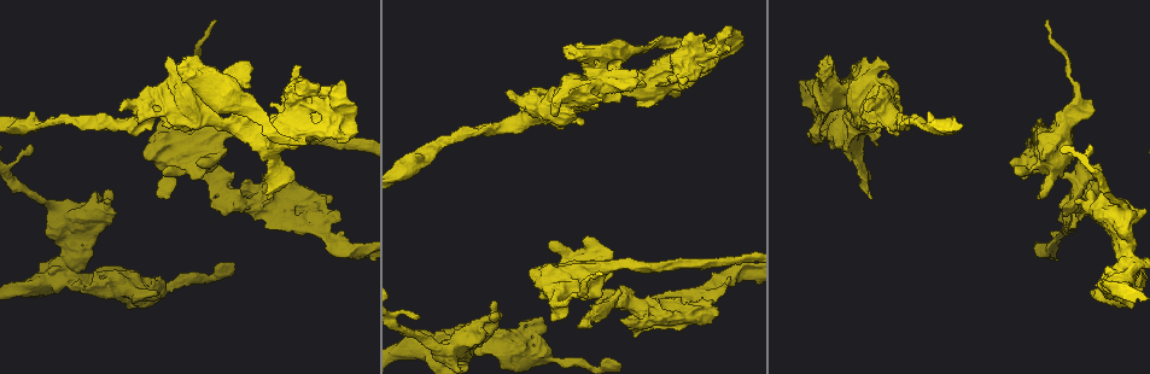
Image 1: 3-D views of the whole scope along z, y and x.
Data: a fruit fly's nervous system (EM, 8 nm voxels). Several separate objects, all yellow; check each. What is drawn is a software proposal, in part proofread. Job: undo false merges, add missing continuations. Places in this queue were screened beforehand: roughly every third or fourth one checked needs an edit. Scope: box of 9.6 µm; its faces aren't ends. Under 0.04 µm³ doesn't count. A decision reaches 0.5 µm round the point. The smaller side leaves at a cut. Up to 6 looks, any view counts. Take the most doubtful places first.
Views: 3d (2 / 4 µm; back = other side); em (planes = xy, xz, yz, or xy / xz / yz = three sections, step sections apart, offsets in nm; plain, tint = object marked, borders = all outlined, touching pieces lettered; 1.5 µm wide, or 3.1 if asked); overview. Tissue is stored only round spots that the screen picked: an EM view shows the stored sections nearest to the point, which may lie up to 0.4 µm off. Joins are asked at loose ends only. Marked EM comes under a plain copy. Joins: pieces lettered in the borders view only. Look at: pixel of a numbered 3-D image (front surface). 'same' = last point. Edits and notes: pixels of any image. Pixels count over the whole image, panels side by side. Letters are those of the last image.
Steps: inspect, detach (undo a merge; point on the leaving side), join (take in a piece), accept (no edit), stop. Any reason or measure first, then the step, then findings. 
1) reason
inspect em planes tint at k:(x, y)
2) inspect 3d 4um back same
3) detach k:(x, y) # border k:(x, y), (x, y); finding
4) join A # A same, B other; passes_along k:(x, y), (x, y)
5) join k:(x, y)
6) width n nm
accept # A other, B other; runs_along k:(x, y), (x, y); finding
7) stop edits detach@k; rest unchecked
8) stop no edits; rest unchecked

thick end
inspect em planes tint at 1:(293, 67)

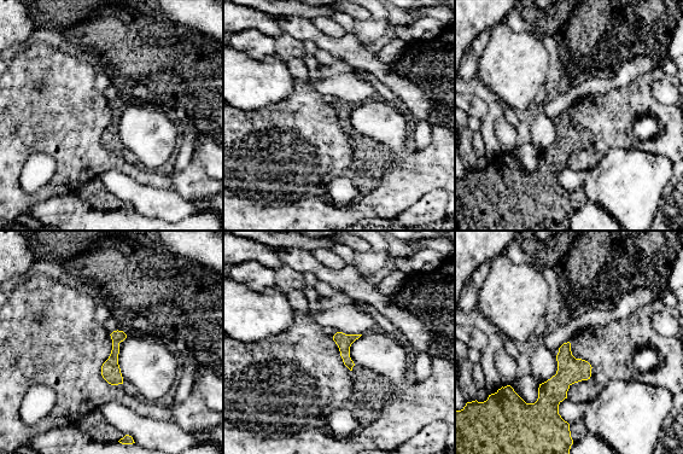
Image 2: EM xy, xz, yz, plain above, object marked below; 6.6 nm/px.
what lies round it
inspect em planes borders same

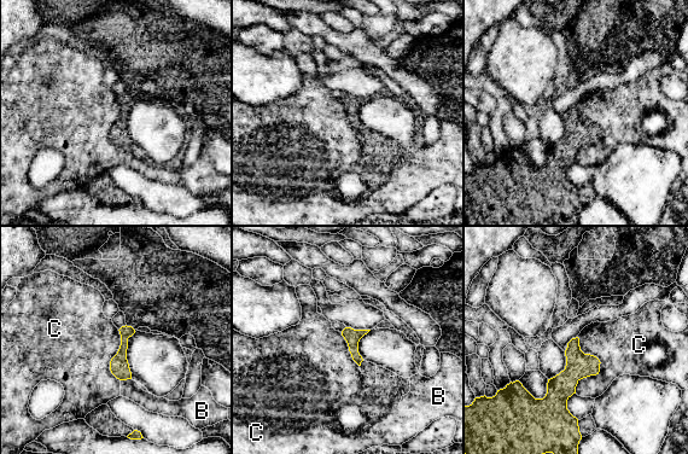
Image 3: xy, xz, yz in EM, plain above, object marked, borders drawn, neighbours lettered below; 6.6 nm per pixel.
accept # B other, C other; runs_along 3:(128, 329), (122, 349), (123, 377); none of them fits

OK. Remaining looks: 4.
stops while still wide
inspect em planes borders at 1:(483, 333)

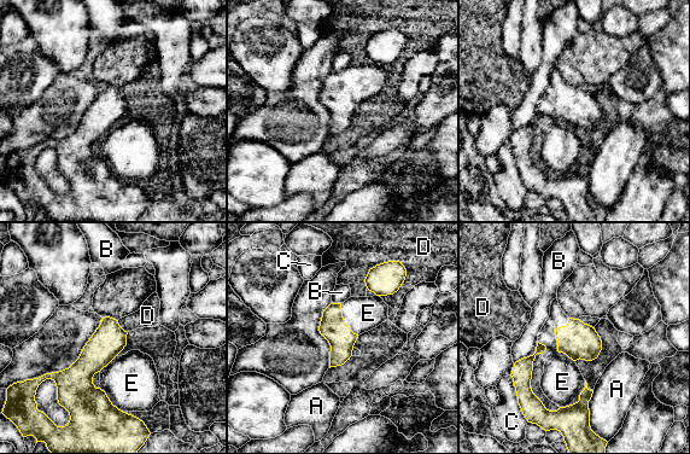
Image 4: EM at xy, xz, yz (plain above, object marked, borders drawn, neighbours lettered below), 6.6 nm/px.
join E # A other, B other, C other, D other, E same; passes_along 4:(577, 339), (557, 341), (561, 378); it goes on there

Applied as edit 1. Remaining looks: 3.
inspect overview

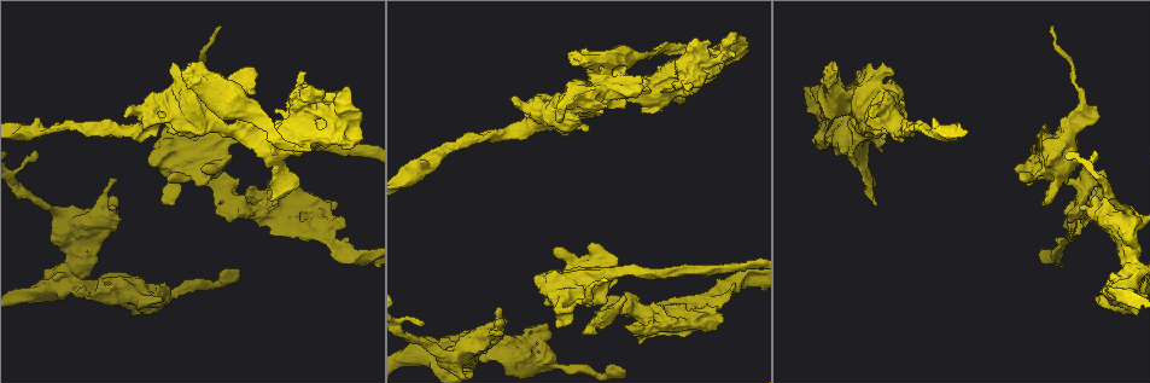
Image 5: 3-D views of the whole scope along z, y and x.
free end
inspect 3d 2um at 5:(1070, 213)

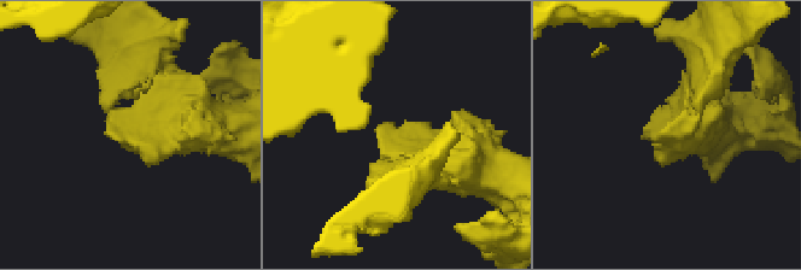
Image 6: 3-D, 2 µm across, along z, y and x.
now the EM
inspect em planes borders at 6:(376, 132)

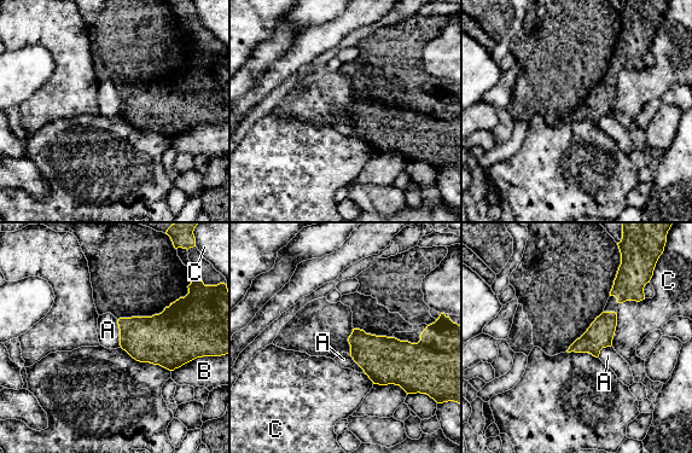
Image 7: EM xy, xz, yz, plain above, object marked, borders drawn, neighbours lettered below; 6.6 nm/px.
accept # A other, B other, C other; border 7:(116, 320), (121, 347); none of them fits

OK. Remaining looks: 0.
stop edits join@4; rest unchecked

